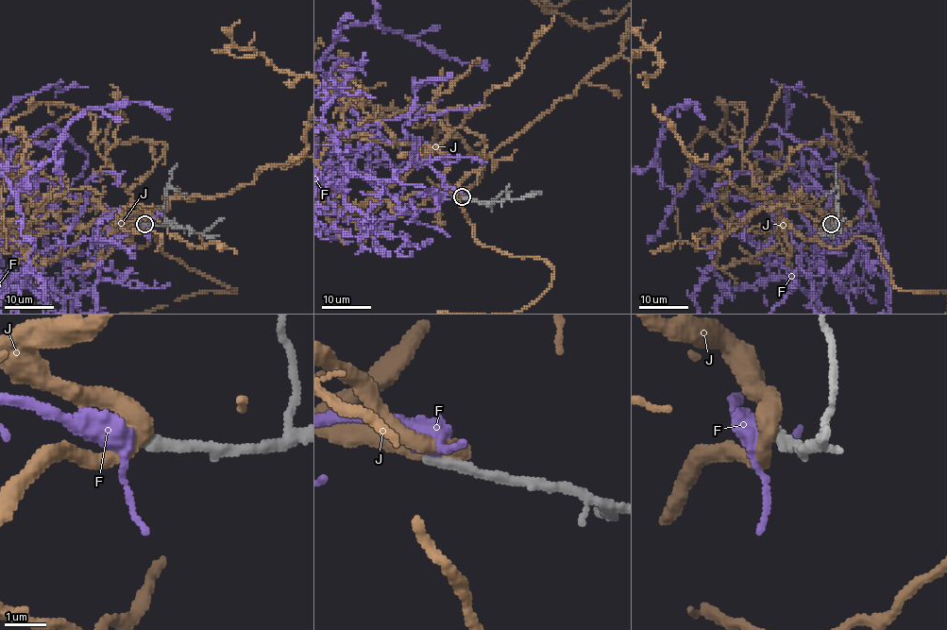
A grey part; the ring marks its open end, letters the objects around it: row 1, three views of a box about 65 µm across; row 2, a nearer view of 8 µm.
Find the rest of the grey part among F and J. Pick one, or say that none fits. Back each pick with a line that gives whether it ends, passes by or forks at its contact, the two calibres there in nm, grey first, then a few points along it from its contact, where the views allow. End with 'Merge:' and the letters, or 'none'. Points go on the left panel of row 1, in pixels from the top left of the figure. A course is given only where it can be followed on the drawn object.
F: it passes by; 280 nm thick on the grey side, 480 nm on the other
Merge: F

